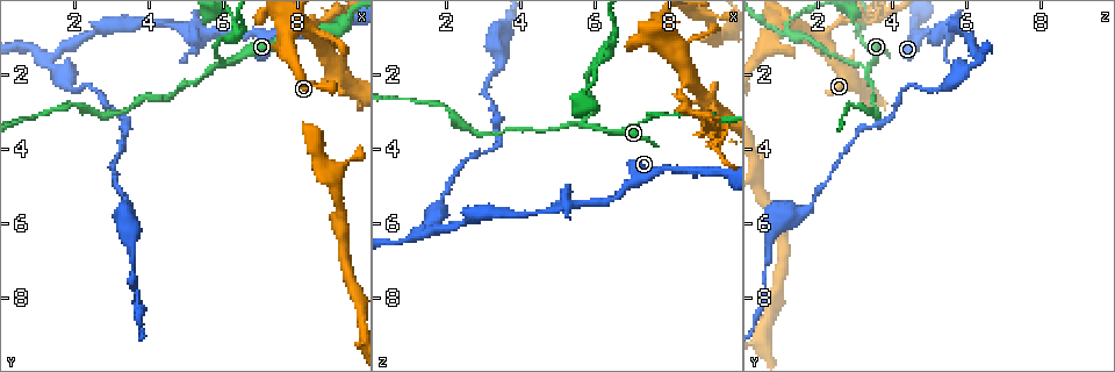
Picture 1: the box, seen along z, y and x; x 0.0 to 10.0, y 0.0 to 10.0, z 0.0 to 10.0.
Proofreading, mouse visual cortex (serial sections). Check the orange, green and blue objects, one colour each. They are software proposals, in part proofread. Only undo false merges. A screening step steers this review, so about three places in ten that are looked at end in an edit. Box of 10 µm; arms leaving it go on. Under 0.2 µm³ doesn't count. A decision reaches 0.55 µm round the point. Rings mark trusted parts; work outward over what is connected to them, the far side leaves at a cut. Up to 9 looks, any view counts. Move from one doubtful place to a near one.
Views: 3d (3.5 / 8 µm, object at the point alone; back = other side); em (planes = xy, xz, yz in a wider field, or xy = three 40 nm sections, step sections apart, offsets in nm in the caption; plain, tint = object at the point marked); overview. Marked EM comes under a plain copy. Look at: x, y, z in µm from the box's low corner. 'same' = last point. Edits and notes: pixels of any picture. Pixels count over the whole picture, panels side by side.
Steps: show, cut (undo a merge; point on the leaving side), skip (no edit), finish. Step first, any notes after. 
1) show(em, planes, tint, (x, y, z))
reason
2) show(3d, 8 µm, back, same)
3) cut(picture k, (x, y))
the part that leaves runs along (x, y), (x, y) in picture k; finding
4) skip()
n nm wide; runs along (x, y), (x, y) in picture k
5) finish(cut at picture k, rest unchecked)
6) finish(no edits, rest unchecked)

show(3d, 8 µm, (5.70, 1.80, 3.35))
abrupt turn

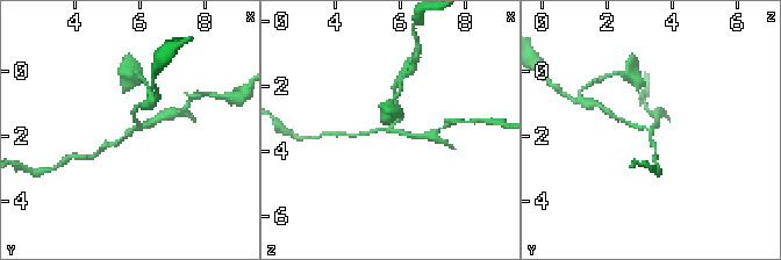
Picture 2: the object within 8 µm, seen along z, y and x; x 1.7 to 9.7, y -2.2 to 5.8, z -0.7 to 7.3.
show(3d, 3.5 µm, same)

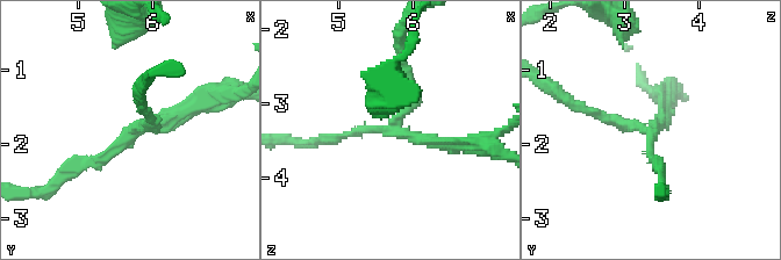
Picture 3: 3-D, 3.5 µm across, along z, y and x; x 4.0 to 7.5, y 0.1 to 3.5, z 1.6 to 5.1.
cut(picture 3, (603, 117))
the part that leaves runs along (640, 130), (572, 105), (551, 87) in picture 3; a second cell is stuck on

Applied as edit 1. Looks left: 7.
show(3d, 3.5 µm, back, (8.50, 1.10, 2.05))

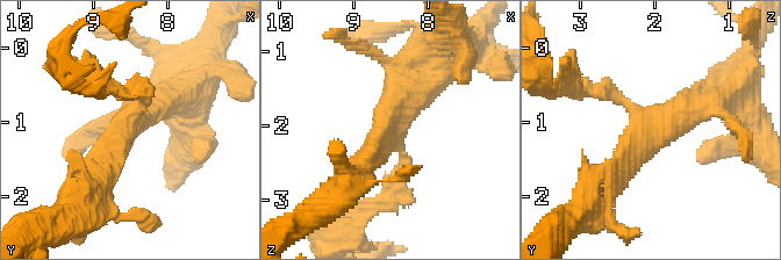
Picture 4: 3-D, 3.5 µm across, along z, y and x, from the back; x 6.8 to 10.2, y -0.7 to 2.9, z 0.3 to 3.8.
show(em, xy, step 5, tint, (8.60, 1.05, 2.10))
3 arms; arms of 150, 350, 450 nm

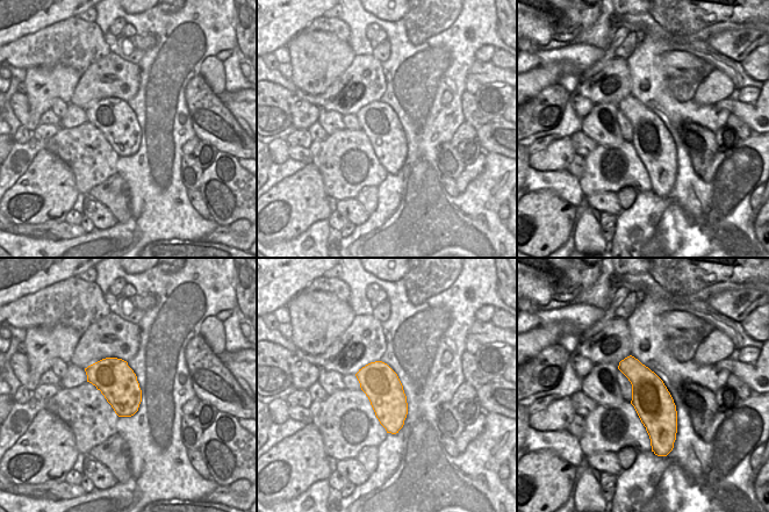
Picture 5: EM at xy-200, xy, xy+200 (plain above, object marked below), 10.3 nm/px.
show(em, xy, step 3, tint, same)

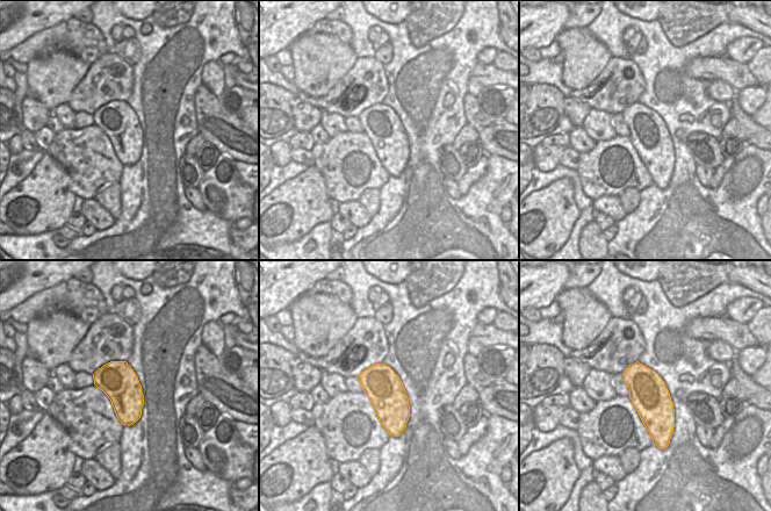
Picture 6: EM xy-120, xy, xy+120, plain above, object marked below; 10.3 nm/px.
cut(picture 4, (592, 87))
the part that leaves runs along (623, 103), (608, 88), (551, 93) in picture 4; two cells meet here

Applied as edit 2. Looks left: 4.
show(3d, 3.5 µm, (4.55, 0.65, 5.65))
thin neck

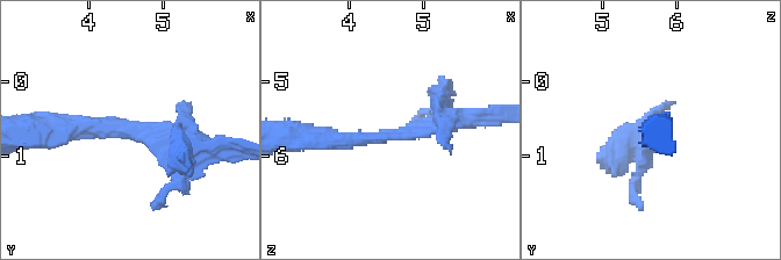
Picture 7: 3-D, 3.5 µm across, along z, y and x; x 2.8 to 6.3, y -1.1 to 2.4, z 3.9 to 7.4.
show(em, planes, tint, (4.50, 0.70, 5.70))
arms of 250, 300 nm; now the EM

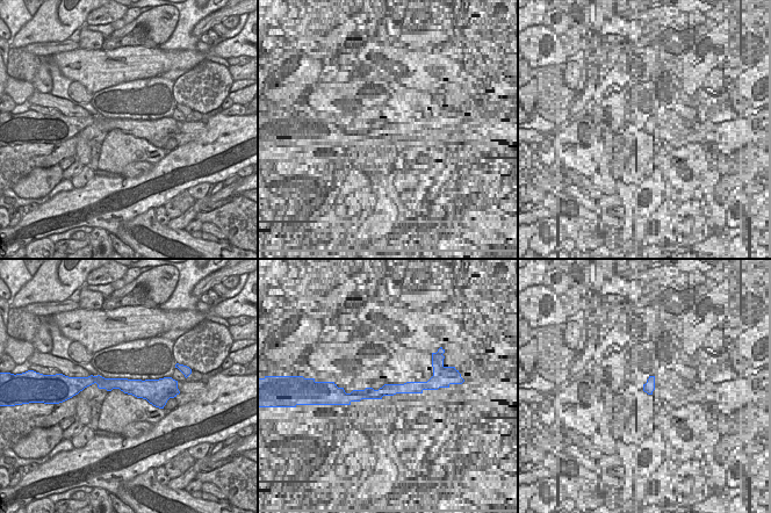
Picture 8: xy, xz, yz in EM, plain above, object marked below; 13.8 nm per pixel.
show(em, xy, step 5, tint, same)
another direction

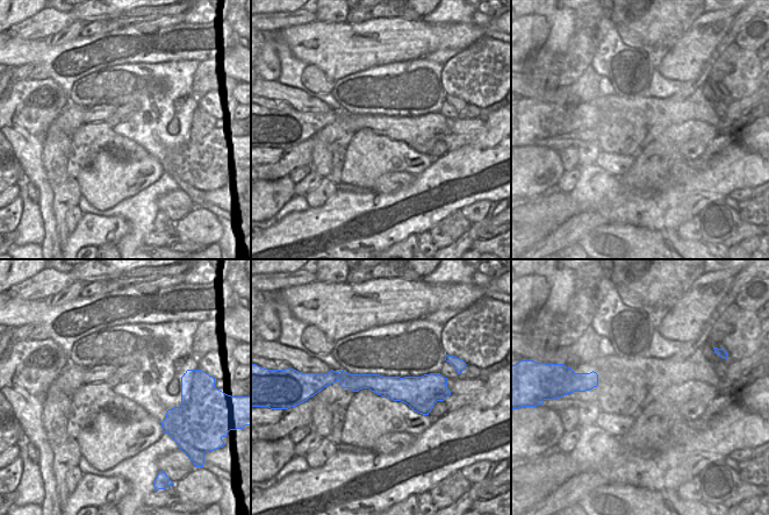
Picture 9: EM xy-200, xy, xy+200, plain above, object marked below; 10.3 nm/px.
skip()
runs along (332, 378), (382, 386), (431, 383) in picture 9; continuous, no second cell

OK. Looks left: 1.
finish(cut at picture 3, cut at picture 4, rest unchecked)

